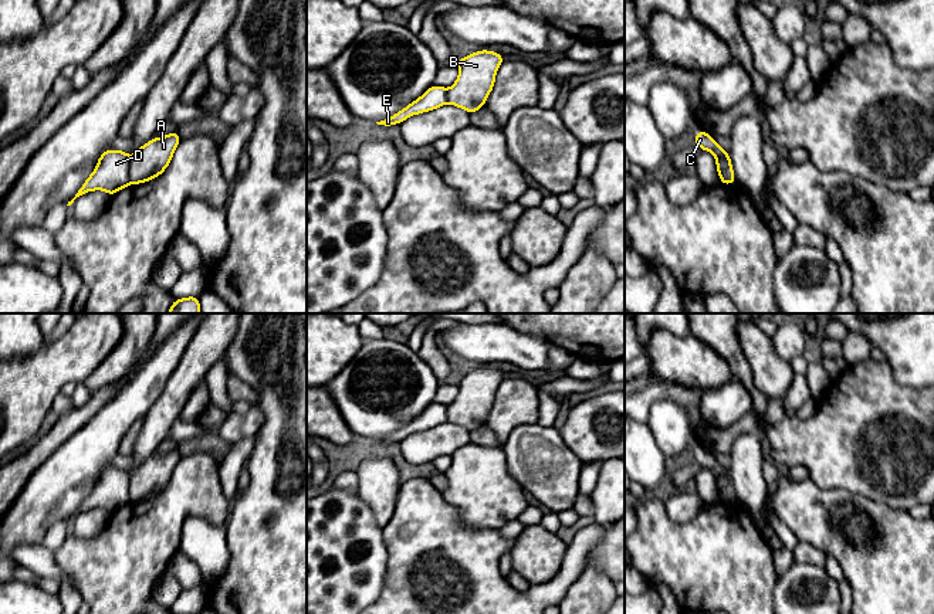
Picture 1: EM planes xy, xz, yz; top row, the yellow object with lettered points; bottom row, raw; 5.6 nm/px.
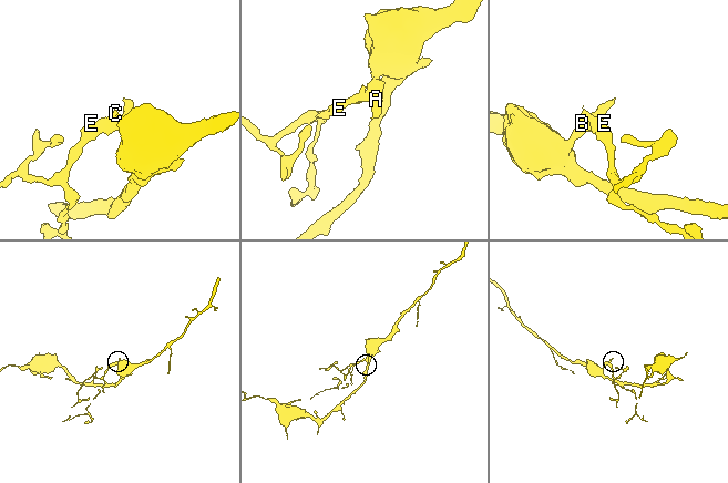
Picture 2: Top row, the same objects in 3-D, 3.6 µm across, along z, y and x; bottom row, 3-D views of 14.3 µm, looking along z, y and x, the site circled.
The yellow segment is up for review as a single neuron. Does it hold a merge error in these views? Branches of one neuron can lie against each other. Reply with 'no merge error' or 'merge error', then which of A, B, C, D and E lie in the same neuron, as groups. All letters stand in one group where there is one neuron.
merge error; groups A B / C D E

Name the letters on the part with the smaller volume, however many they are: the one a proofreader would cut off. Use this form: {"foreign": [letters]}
{"foreign": ["C", "D", "E"]}

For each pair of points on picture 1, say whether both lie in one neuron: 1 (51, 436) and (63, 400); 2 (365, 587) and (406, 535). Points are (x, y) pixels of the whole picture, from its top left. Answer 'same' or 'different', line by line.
1: different
2: different

